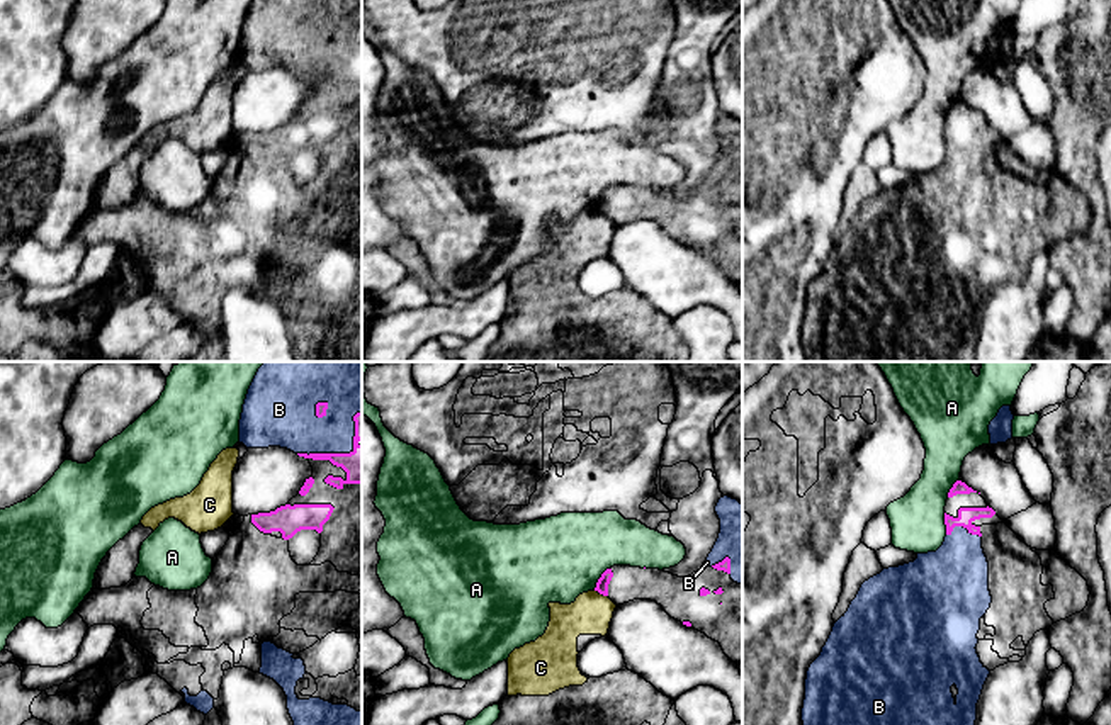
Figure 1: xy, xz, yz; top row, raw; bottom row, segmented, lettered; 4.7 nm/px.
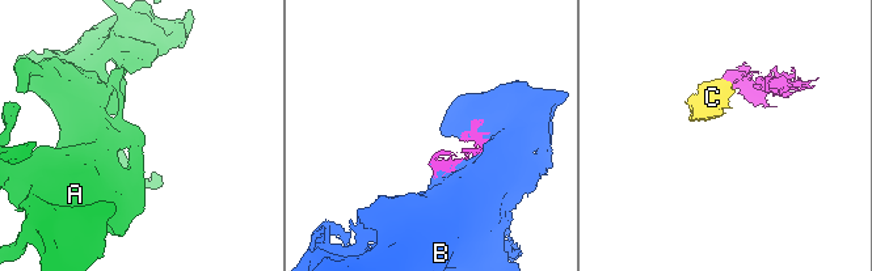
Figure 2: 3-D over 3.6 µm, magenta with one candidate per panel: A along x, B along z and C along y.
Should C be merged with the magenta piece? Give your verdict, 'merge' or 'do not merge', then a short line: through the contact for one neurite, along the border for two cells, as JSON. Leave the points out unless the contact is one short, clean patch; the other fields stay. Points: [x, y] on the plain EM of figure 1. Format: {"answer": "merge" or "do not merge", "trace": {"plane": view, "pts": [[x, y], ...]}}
{"answer": "do not merge", "trace": {"plane": "xz", "pts": [[595, 209], [607, 216]]}}

